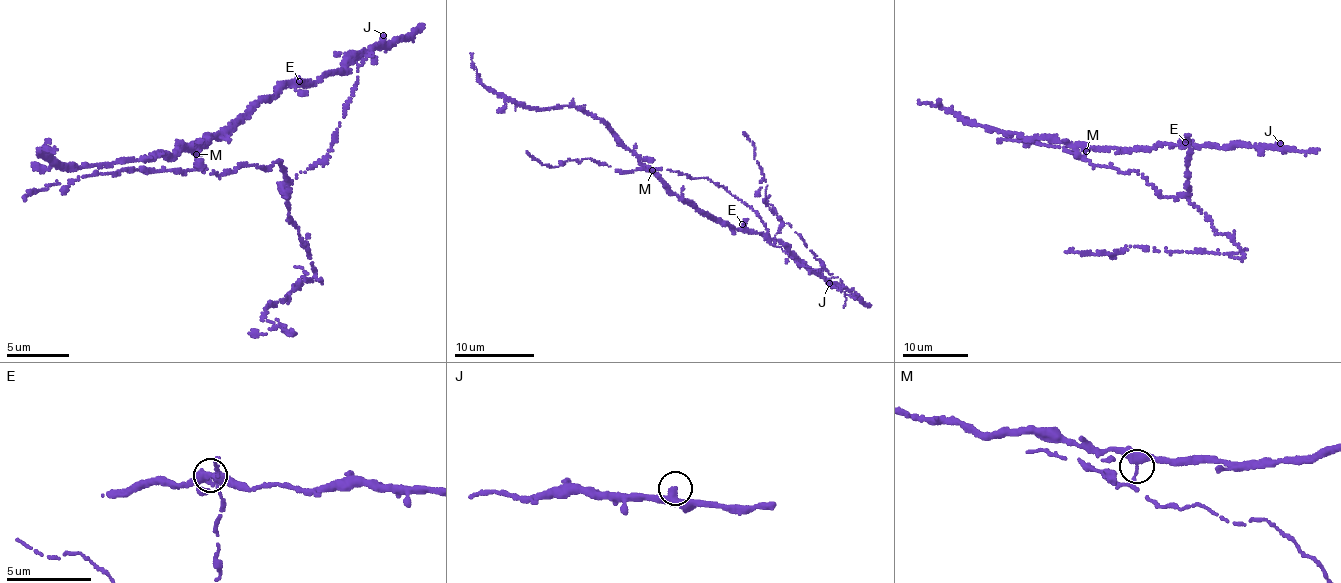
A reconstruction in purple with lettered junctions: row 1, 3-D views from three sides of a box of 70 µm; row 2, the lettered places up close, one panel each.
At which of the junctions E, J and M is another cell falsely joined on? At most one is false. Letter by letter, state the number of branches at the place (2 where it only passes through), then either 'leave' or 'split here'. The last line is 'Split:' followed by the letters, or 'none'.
E: 3 | leave
J: 2 | leave
M: 3 | split here
Split: M

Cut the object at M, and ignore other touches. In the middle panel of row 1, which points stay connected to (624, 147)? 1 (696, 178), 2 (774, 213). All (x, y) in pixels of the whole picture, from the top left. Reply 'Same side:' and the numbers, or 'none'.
Same side: none

